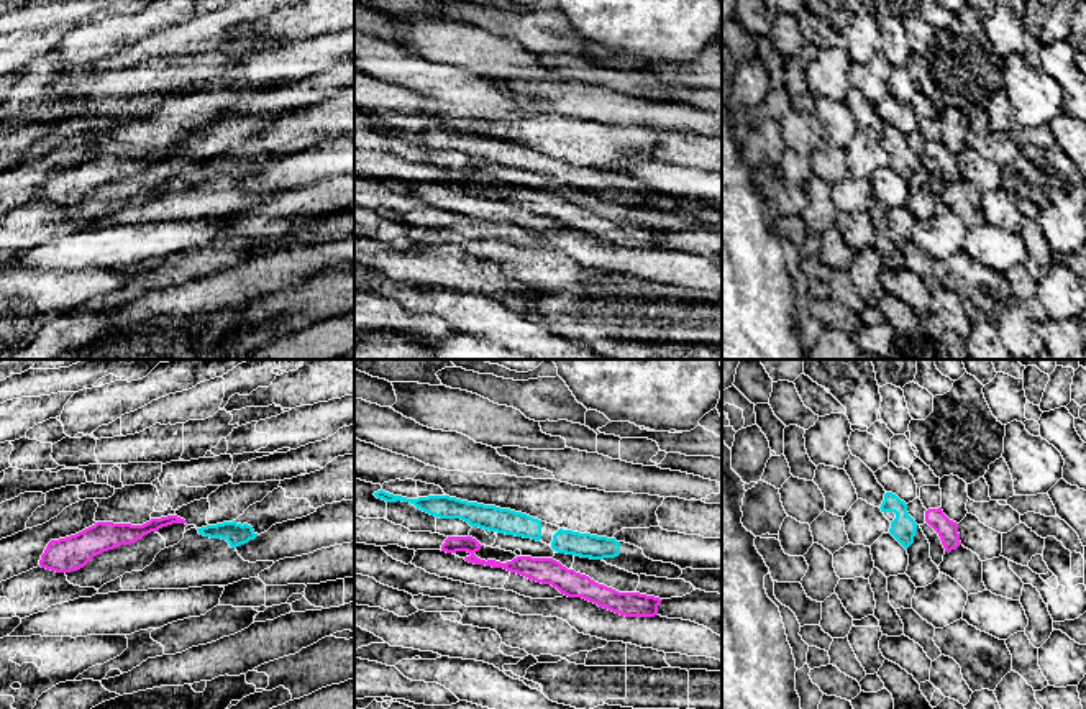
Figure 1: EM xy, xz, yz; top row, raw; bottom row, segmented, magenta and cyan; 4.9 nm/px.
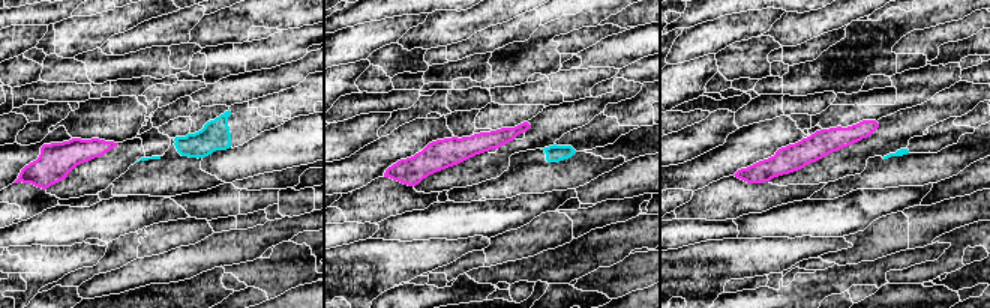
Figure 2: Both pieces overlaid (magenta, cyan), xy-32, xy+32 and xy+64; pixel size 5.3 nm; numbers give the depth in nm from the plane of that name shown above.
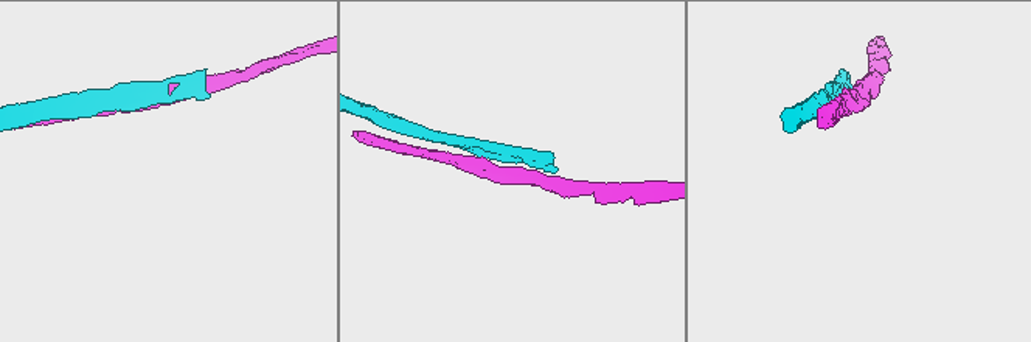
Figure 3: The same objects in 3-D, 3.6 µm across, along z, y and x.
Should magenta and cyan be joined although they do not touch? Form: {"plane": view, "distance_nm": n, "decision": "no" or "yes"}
{"plane": "xz", "distance_nm": 40, "decision": "no"}

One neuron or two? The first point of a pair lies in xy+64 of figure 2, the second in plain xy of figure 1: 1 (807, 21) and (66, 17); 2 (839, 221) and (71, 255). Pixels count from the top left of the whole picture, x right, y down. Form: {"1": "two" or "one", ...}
{"1": "two", "2": "one"}

